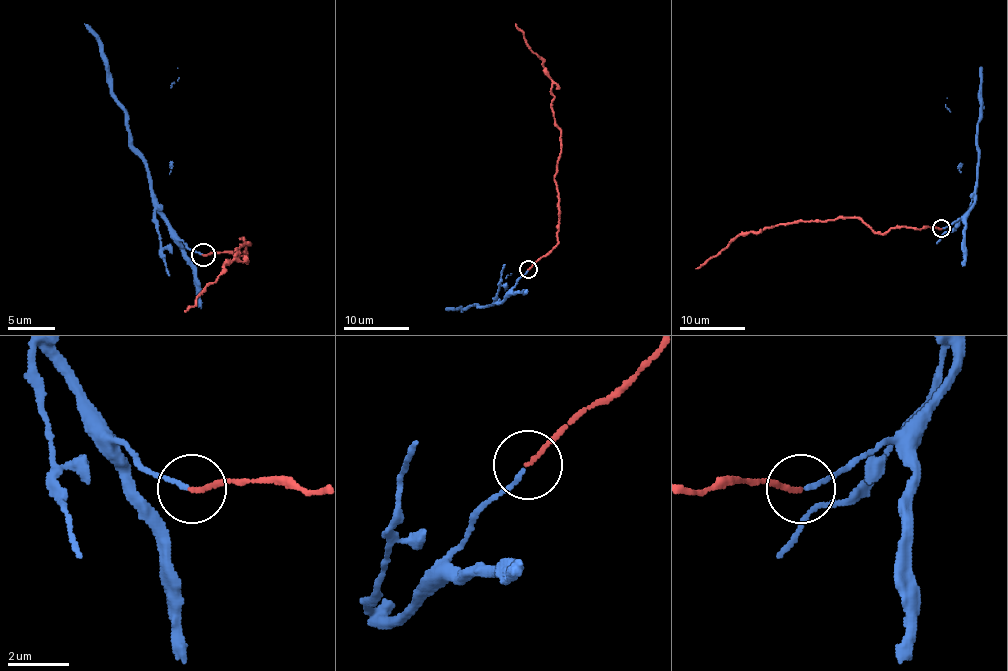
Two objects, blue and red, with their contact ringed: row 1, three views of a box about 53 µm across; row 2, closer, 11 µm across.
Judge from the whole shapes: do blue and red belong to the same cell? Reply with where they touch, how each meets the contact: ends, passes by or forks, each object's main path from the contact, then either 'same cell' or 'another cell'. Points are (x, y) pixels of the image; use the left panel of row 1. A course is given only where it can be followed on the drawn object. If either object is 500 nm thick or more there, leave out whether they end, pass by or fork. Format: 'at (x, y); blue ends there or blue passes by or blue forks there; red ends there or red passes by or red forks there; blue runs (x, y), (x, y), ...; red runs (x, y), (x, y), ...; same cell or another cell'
at (203, 254); blue ends there; red ends there; blue runs (202, 255), (184, 243), (163, 215), (147, 159), (133, 145), (128, 113), (112, 89), (102, 43), (84, 24); red runs (202, 255), (244, 253), (247, 262), (240, 239), (249, 243), (235, 250), (240, 253), (237, 260), (184, 311); same cell

